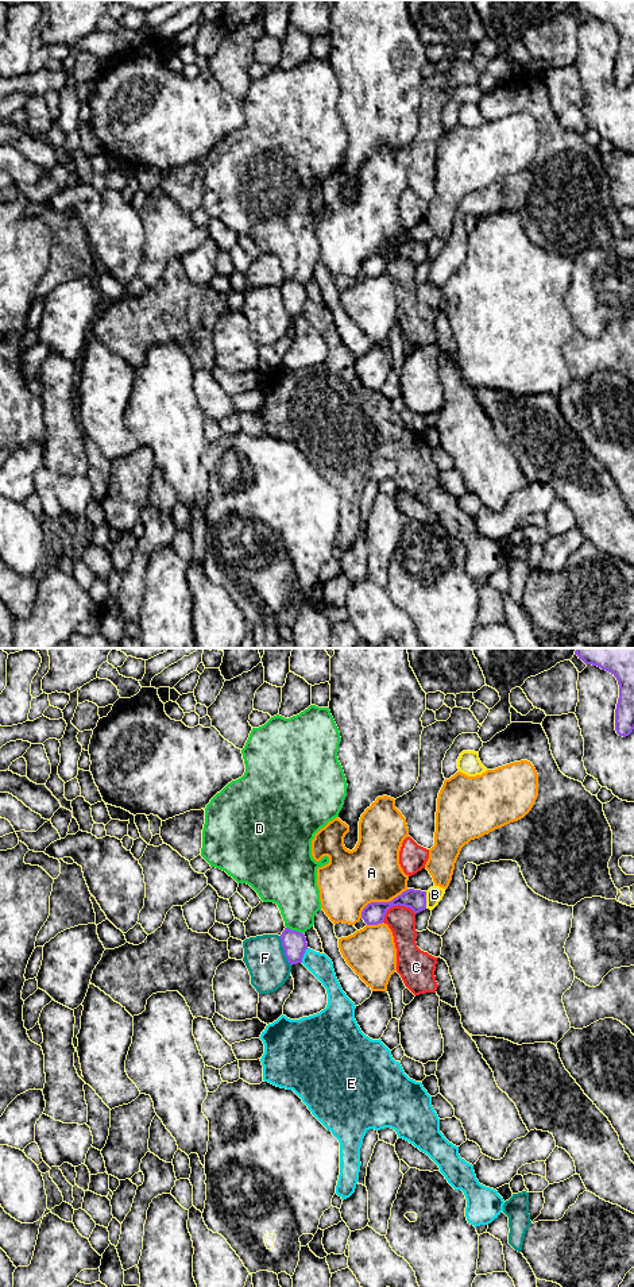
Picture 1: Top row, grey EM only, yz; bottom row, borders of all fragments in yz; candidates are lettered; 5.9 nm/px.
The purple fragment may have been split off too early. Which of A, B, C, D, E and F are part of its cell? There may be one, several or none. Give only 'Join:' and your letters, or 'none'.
Join: none

